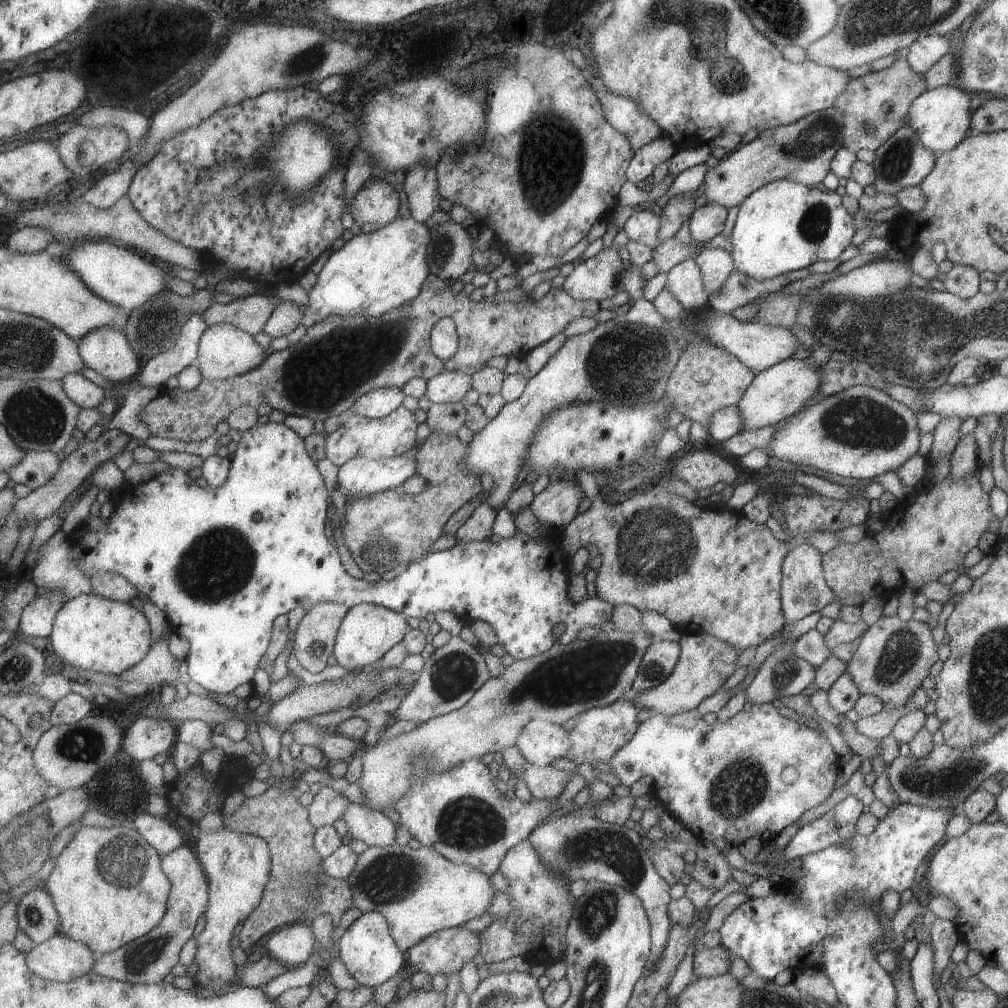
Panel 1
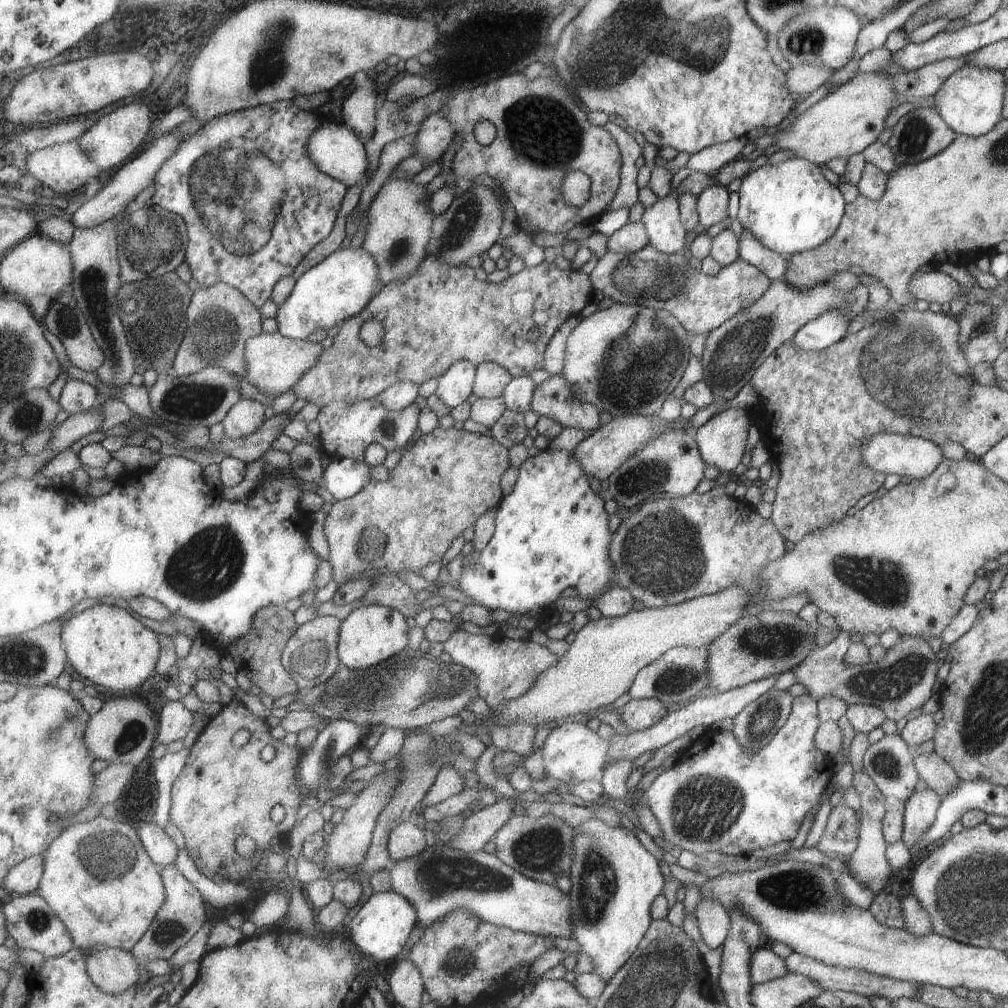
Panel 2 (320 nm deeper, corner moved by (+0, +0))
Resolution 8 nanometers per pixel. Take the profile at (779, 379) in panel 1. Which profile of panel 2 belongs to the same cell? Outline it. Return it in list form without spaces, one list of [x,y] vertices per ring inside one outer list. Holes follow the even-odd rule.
[[[731,408],[721,411],[701,424],[693,431],[700,457],[706,466],[714,466],[719,472],[726,472],[733,476],[733,470],[741,458],[745,449],[745,439],[747,438],[747,430],[749,430],[749,422],[752,417],[752,411],[742,411],[738,408]]]

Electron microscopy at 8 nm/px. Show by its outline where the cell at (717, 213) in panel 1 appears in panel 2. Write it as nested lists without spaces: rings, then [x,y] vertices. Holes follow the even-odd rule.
[[[711,183],[705,185],[696,196],[698,222],[707,229],[723,220],[727,214],[727,187]]]

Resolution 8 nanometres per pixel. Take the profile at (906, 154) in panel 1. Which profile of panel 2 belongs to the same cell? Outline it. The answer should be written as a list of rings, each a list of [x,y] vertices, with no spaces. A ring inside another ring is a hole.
[[[917,107],[909,110],[907,114],[897,120],[897,124],[892,127],[891,136],[886,143],[891,148],[891,152],[893,152],[895,167],[899,168],[899,166],[923,162],[923,160],[937,155],[952,143],[955,136],[955,132],[945,126],[945,122],[942,122],[937,110],[933,107]]]

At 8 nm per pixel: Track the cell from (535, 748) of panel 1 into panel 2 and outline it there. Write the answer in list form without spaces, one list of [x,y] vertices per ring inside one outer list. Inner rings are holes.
[[[561,723],[542,742],[542,770],[546,776],[572,785],[581,781],[599,780],[604,770],[607,752],[606,737],[598,735],[580,723]]]

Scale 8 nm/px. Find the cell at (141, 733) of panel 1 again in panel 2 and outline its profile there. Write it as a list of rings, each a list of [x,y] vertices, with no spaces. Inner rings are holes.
[[[166,701],[159,714],[159,734],[157,744],[183,740],[195,725],[193,712],[183,702]]]

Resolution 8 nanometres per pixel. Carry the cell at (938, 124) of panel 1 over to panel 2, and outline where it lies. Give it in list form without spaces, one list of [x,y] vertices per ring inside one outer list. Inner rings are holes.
[[[963,65],[955,70],[937,88],[933,96],[933,108],[941,116],[950,130],[955,134],[979,137],[986,134],[1001,119],[1003,105],[1003,86],[1005,78],[1001,71],[989,70],[987,67],[977,65]]]

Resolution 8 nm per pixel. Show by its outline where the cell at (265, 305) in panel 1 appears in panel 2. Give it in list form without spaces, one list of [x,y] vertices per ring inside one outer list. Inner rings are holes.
[[[217,283],[210,287],[199,286],[195,291],[188,308],[188,331],[183,339],[178,355],[175,361],[175,375],[194,375],[201,372],[208,366],[219,366],[229,370],[231,373],[246,379],[247,361],[246,361],[246,343],[249,338],[256,337],[263,333],[263,314],[258,306],[255,306],[241,290],[227,283]]]

